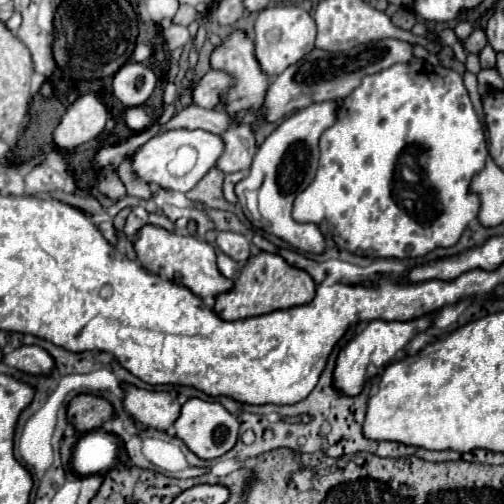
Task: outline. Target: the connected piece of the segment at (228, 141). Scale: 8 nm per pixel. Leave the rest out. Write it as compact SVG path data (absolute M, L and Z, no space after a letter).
M233 126L231 130L221 134L225 142L225 152L217 162L217 168L225 174L237 170L249 170L253 156L257 152L255 132L249 126Z

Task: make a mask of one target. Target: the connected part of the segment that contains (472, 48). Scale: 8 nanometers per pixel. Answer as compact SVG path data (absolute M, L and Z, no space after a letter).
M481 28L473 30L473 34L465 40L465 48L467 48L467 52L481 52L485 44L487 44L487 38L485 38L485 32L483 32Z

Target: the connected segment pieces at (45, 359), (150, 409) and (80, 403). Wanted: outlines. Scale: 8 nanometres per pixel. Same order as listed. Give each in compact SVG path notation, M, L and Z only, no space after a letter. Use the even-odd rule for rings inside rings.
M21 346L13 352L7 352L1 360L5 366L13 366L17 370L29 372L29 374L45 374L51 376L55 372L53 358L39 346Z
M123 384L123 408L139 424L165 432L179 416L181 404L169 392L143 390Z
M77 394L67 408L67 420L79 432L89 432L101 428L107 420L115 416L111 402L95 394ZM105 420L105 422L103 422Z

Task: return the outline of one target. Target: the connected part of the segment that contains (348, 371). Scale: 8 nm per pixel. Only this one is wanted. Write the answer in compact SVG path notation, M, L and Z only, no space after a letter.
M431 312L429 316L421 316L421 318L415 318L409 322L379 322L379 320L367 322L367 326L339 350L335 370L333 370L335 390L339 390L339 394L351 394L351 396L361 394L365 380L367 380L367 366L373 364L373 366L381 368L381 366L389 364L397 352L405 350L405 346L411 342L411 338L417 332L423 332L433 324L435 316L437 316L437 312Z

